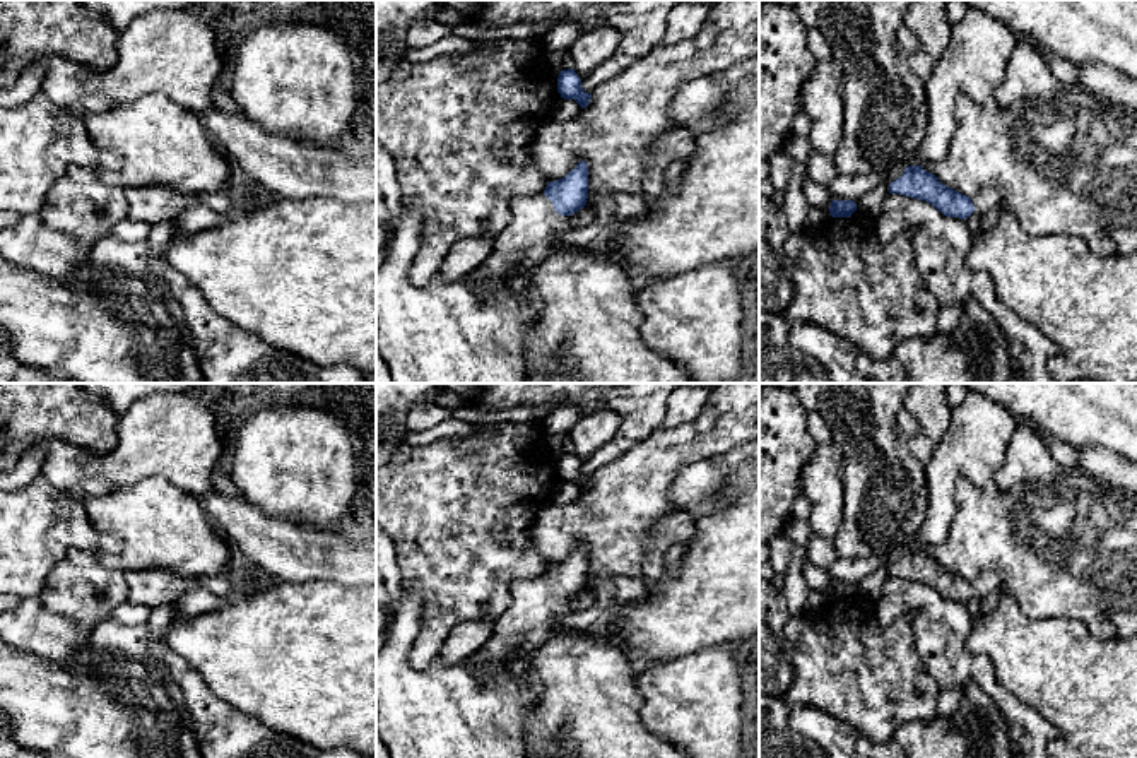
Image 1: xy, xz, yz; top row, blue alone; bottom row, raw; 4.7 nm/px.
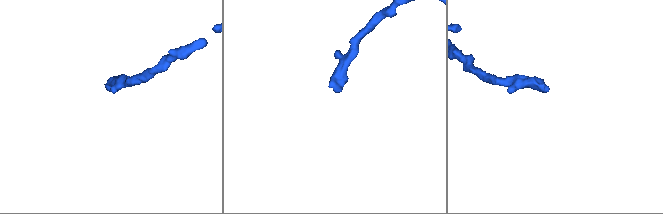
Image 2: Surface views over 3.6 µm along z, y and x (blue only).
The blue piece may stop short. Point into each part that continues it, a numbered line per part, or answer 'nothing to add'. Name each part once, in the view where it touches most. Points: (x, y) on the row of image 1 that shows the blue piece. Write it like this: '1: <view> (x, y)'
1: xz (536, 230)

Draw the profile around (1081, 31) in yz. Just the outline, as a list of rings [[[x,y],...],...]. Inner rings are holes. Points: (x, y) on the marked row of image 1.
[[[964,0],[1002,21],[1014,33],[1031,34],[1045,50],[1075,67],[1098,63],[1137,80],[1137,0]]]

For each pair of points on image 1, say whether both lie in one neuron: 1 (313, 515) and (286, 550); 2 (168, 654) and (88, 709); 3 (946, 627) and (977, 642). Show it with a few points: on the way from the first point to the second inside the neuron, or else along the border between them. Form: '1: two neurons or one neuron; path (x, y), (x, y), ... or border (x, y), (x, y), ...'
1: two neurons; border (267, 514), (318, 531), (337, 532)
2: two neurons; border (149, 640), (149, 649), (164, 664), (182, 693)
3: two neurons; border (973, 620), (968, 649), (983, 654), (994, 669)

